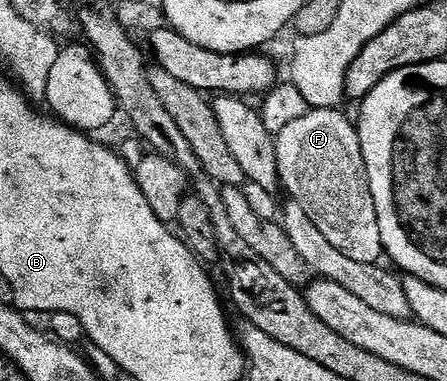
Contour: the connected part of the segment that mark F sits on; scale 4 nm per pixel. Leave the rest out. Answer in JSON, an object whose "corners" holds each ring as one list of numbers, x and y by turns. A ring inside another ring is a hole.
{"corners":[[342,109,313,110,294,120,275,140,277,148,277,164,282,185,291,189,290,197,309,212,309,220,321,228,325,240,333,244,333,248,345,252,353,260,361,260,361,264,378,263,384,257,381,244,381,224,377,224,377,208,373,204,373,192,369,184,369,172,365,168,365,142,359,139,355,126,342,114]]}

